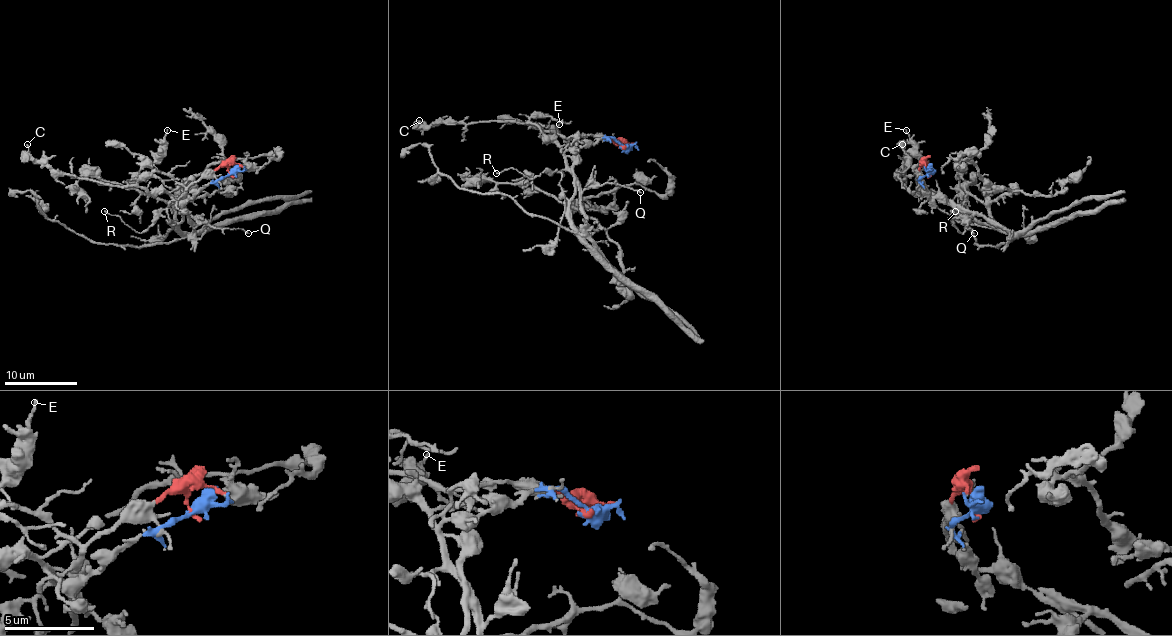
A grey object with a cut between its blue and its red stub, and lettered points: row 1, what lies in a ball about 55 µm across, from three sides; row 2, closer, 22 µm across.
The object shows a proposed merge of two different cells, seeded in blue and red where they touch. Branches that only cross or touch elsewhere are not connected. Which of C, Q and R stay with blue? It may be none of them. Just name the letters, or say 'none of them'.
C, Q, R

